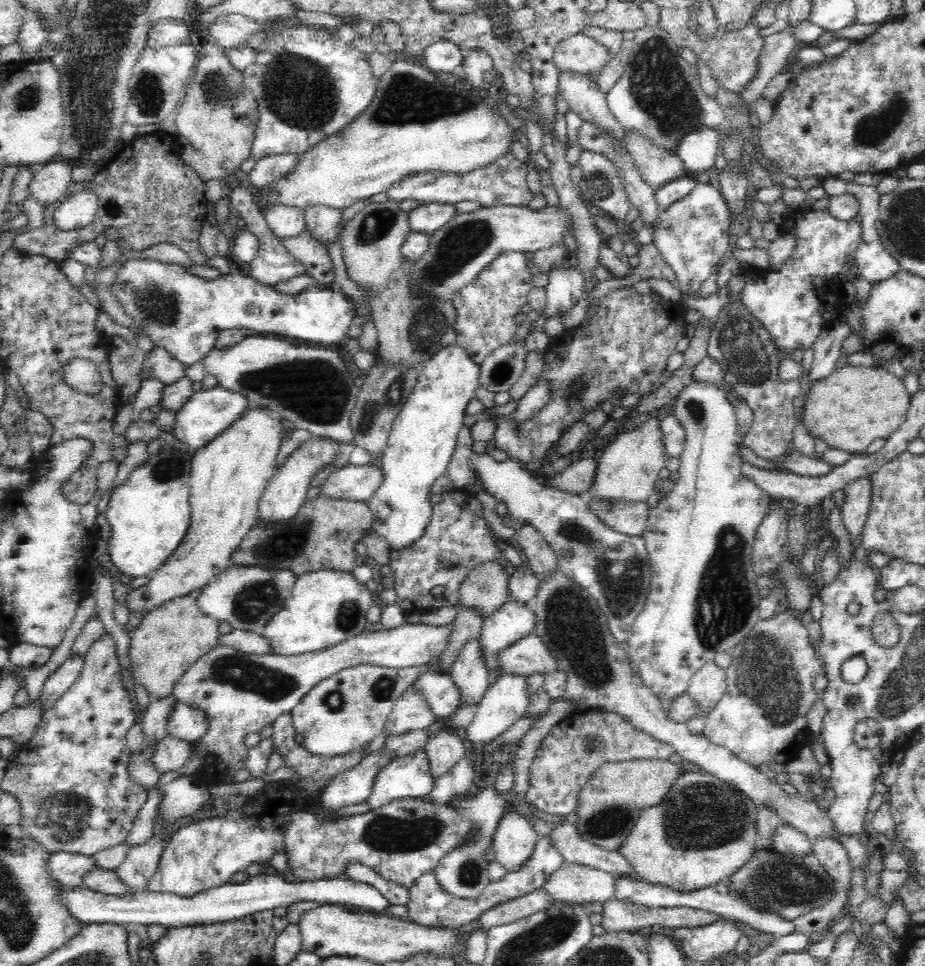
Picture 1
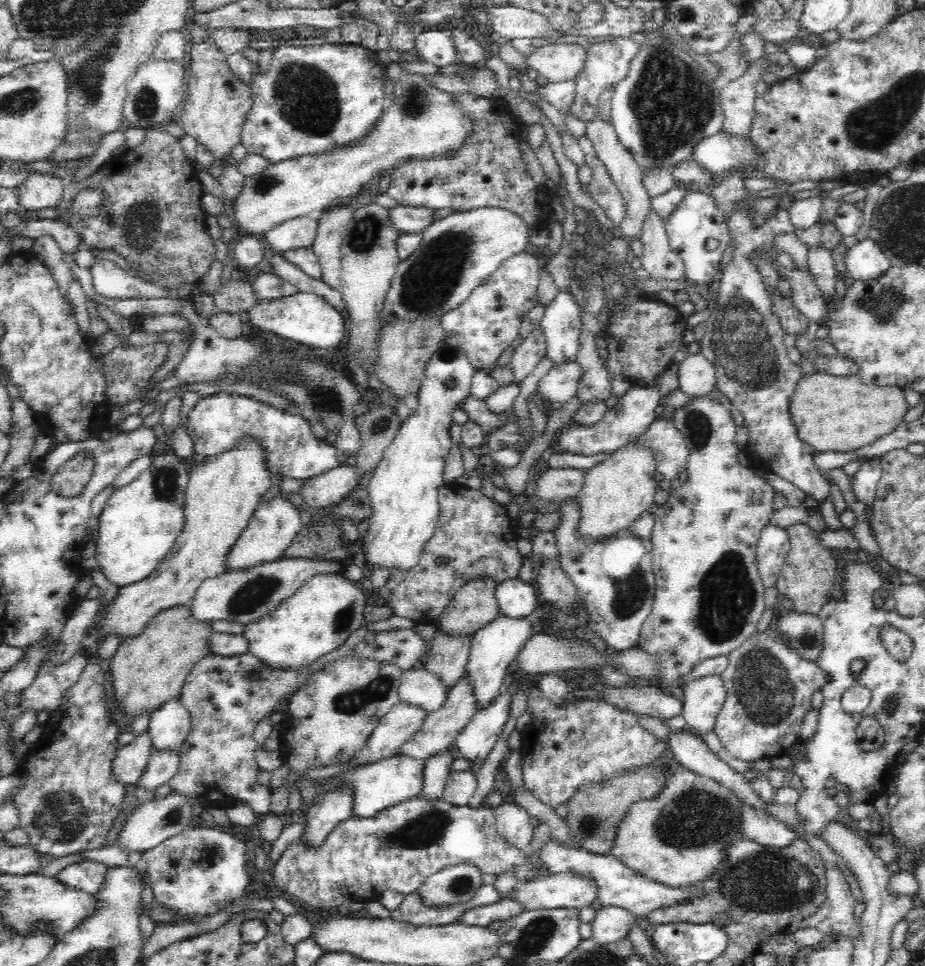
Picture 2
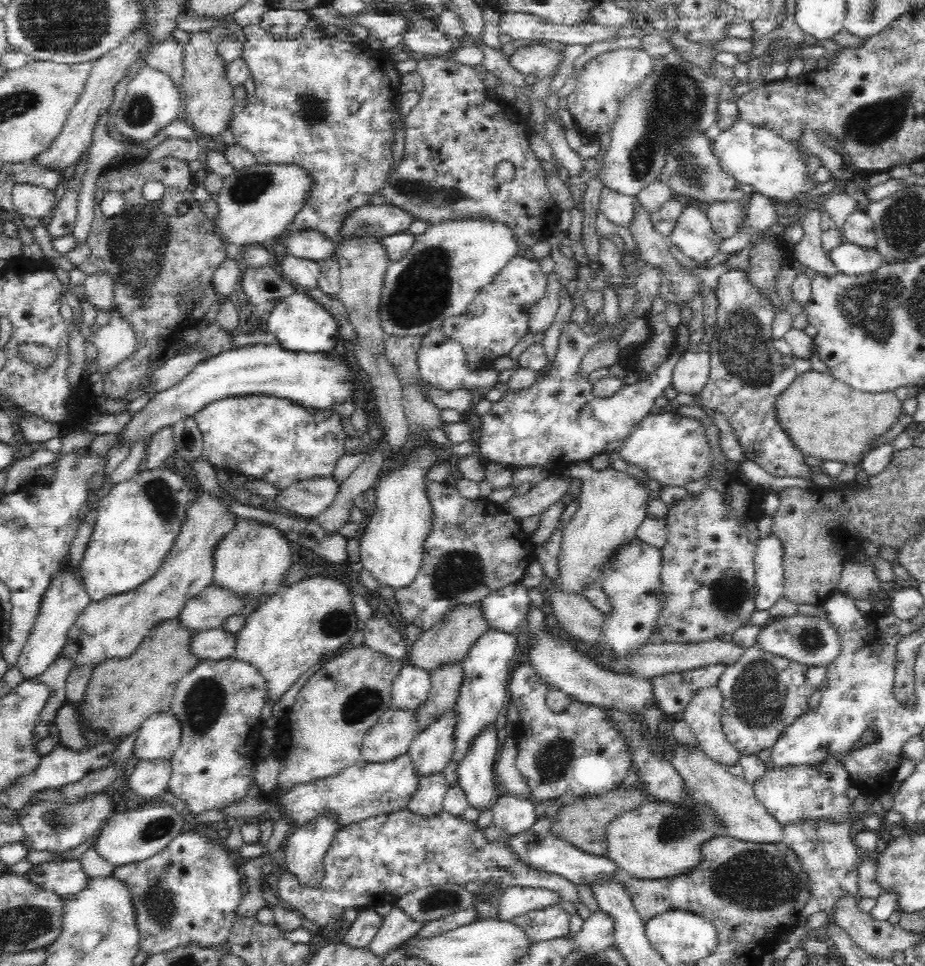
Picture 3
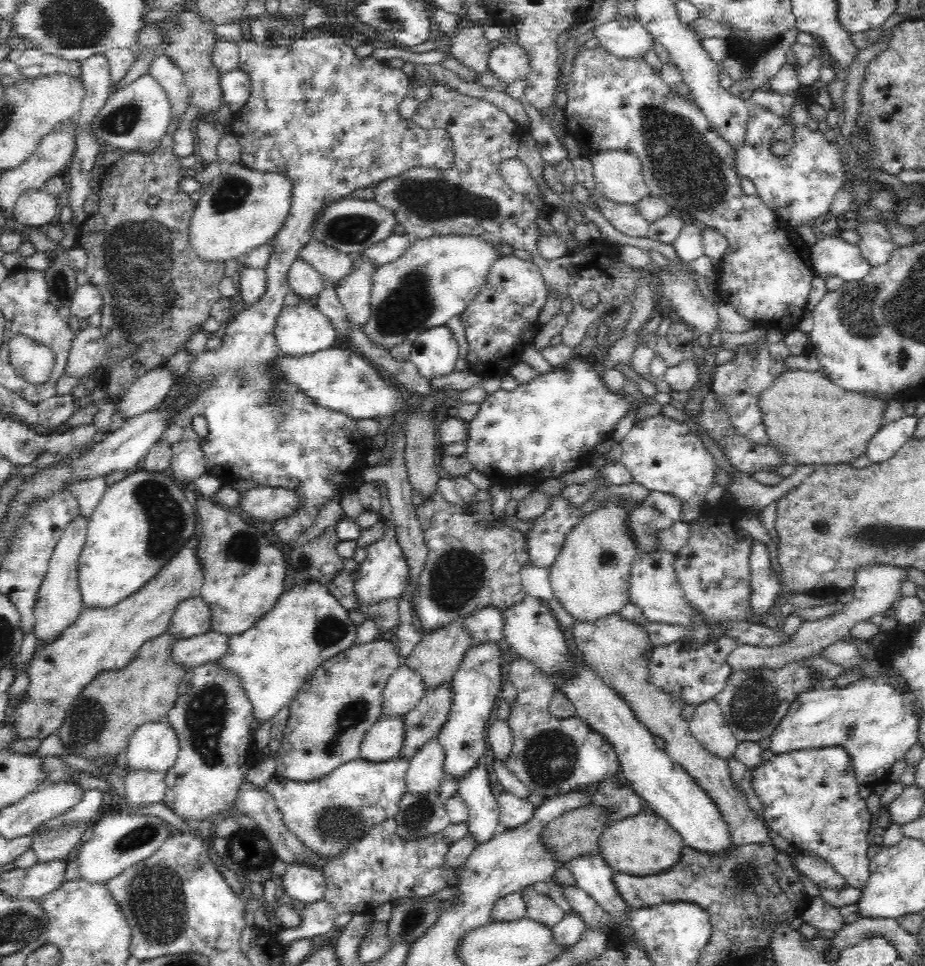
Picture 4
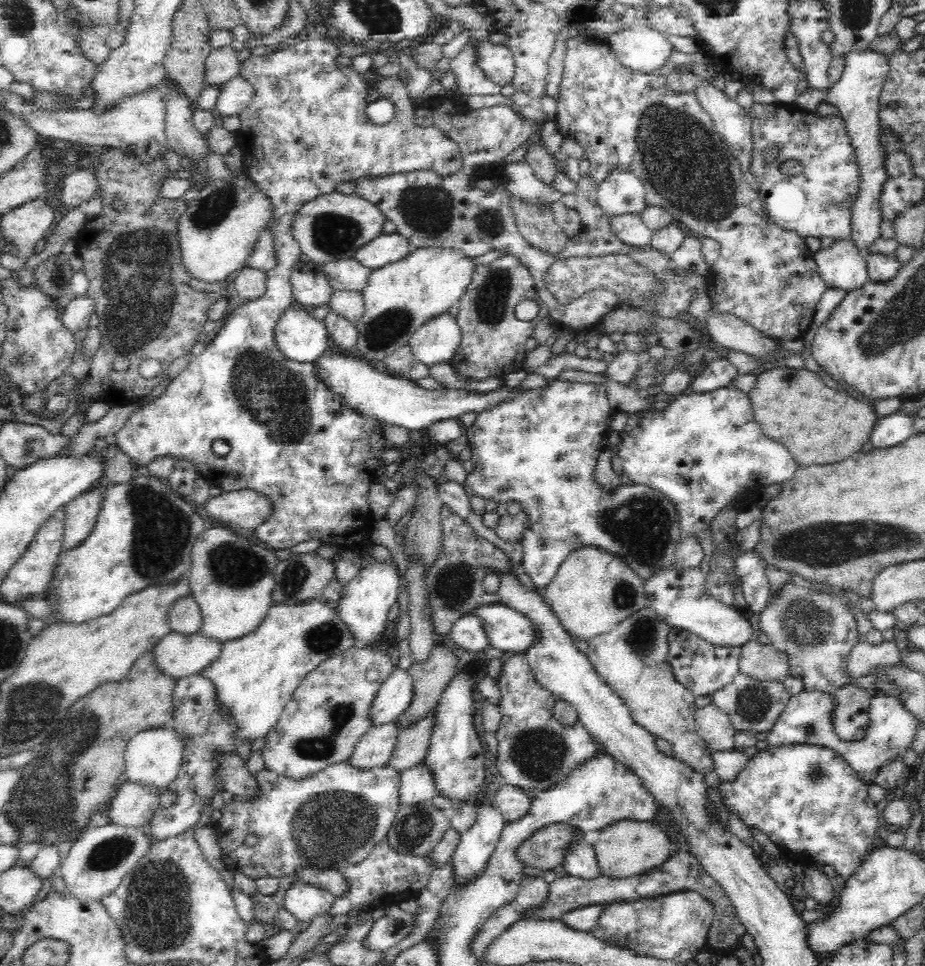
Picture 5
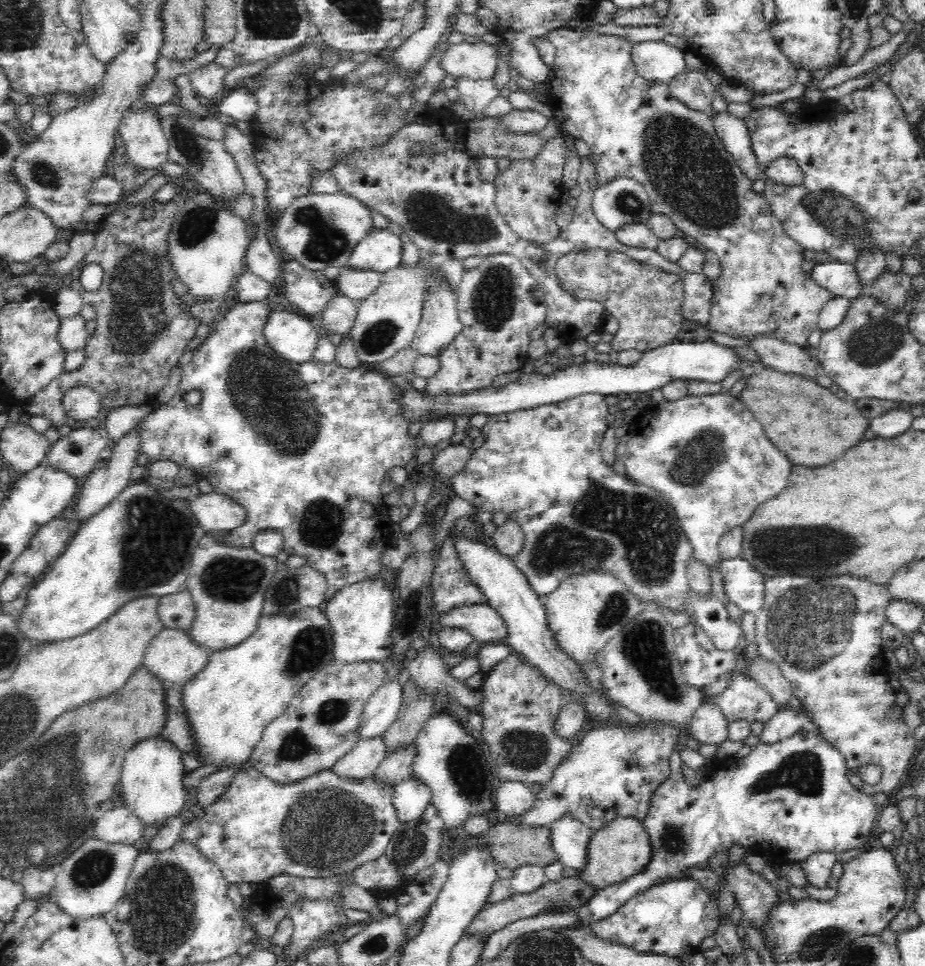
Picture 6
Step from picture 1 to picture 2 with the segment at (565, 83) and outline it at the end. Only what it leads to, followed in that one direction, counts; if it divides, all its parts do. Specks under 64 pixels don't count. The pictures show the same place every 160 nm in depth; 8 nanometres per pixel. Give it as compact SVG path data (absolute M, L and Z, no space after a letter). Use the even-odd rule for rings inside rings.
M596 111L595 115L586 123L586 136L589 138L590 143L592 143L592 147L598 158L605 164L612 182L618 187L620 194L625 200L626 216L618 227L619 234L624 234L624 236L630 239L640 240L642 223L651 206L652 199L648 196L646 187L644 186L640 165L636 163L634 155L620 143L613 123L604 120L600 116L600 112Z

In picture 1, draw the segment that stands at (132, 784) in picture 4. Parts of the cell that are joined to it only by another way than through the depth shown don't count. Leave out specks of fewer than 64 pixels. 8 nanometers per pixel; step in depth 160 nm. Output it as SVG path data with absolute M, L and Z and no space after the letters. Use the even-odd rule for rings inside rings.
M166 735L156 744L156 752L151 759L153 766L160 771L160 774L176 771L191 757L193 749L193 743L176 736Z

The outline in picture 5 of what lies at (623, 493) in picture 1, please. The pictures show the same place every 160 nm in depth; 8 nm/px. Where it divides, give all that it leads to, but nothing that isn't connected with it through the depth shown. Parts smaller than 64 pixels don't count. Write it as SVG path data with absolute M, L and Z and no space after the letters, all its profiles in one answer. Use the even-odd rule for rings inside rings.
M597 544L581 546L569 552L541 594L570 636L582 640L610 632L627 616L647 606L640 576L622 555L600 548Z

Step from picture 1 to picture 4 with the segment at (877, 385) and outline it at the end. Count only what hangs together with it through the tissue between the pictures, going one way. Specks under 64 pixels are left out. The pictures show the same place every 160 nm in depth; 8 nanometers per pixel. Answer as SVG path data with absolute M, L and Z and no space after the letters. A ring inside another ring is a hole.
M804 370L786 372L775 381L760 400L763 422L772 446L776 444L784 454L794 456L800 464L826 465L848 464L860 458L866 452L866 446L874 438L874 432L884 427L886 412L885 398L862 396L858 392L846 392L830 382L821 372L804 372Z

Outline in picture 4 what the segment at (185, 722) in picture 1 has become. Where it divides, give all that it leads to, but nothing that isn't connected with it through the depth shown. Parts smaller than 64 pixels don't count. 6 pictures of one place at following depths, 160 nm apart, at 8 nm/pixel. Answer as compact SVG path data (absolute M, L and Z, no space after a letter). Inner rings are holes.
M148 721L136 729L125 754L129 769L167 771L179 750L176 731L168 721Z

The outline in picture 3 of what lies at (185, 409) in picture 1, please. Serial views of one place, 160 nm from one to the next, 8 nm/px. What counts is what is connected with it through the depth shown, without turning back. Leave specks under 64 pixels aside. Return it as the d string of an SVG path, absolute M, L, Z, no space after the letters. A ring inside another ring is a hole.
M230 396L222 400L216 400L208 404L200 412L196 412L193 416L194 421L197 423L199 431L203 436L203 457L212 465L225 470L238 471L246 474L247 476L254 477L273 484L278 490L286 489L290 484L302 482L314 478L322 478L332 476L334 468L336 468L337 461L344 455L346 433L341 423L340 414L333 410L311 410L309 408L302 408L296 405L292 400L276 398L274 396Z

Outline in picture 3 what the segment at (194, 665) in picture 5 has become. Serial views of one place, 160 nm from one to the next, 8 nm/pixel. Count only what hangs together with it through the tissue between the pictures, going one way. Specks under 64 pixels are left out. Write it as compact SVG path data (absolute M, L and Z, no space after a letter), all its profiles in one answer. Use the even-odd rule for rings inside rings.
M219 627L196 633L190 642L190 649L198 657L198 660L217 661L233 657L235 644L235 633Z

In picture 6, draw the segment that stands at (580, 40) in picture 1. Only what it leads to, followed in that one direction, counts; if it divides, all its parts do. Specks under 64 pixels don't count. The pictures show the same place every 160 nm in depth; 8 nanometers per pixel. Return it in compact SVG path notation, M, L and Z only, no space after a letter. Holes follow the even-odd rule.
M484 38L476 43L463 41L449 44L442 52L442 70L456 79L490 80L498 70L498 51L494 44Z

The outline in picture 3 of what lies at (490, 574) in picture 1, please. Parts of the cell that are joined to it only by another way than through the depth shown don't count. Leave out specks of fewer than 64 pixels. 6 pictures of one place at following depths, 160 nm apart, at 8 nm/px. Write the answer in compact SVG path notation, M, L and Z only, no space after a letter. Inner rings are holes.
M481 601L457 604L437 624L424 631L417 641L410 644L408 656L410 662L408 664L420 667L429 672L430 669L444 663L462 662L470 646L474 644L474 641L478 640L478 637L482 636L490 628L484 609L482 609Z

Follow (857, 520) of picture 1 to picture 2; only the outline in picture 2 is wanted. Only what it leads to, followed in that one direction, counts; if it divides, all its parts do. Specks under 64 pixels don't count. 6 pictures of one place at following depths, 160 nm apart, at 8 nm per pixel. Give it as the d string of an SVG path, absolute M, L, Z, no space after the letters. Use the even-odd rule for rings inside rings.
M880 457L867 460L851 478L854 499L862 506L870 506L876 499L877 487L882 476Z

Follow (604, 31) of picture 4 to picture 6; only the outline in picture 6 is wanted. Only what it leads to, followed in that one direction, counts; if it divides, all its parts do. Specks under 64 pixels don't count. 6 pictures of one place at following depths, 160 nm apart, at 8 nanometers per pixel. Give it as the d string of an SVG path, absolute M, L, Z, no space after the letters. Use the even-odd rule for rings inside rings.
M663 39L645 40L630 45L630 58L636 72L646 80L668 83L686 67L685 51Z

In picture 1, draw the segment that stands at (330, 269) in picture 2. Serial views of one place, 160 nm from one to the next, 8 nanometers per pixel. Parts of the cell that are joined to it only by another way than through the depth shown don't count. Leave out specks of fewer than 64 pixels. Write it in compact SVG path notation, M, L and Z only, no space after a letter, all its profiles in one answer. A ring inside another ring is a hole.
M323 204L308 205L303 209L308 229L320 239L320 243L330 246L342 232L342 210Z

